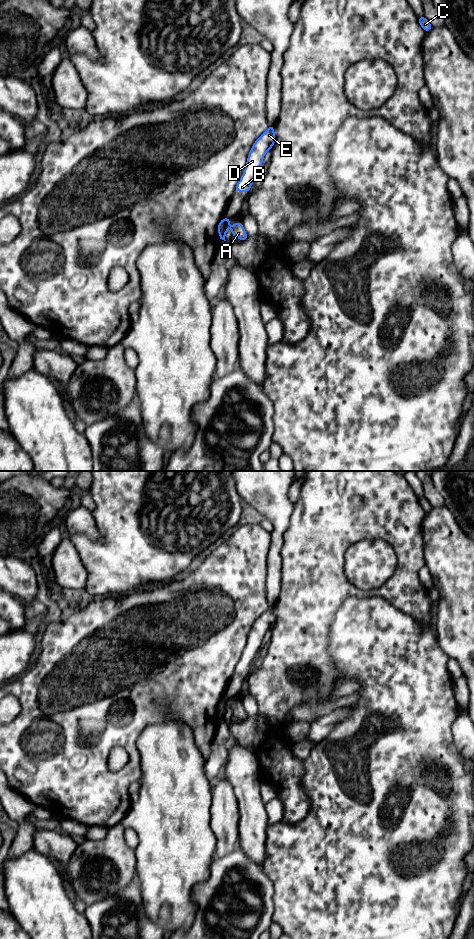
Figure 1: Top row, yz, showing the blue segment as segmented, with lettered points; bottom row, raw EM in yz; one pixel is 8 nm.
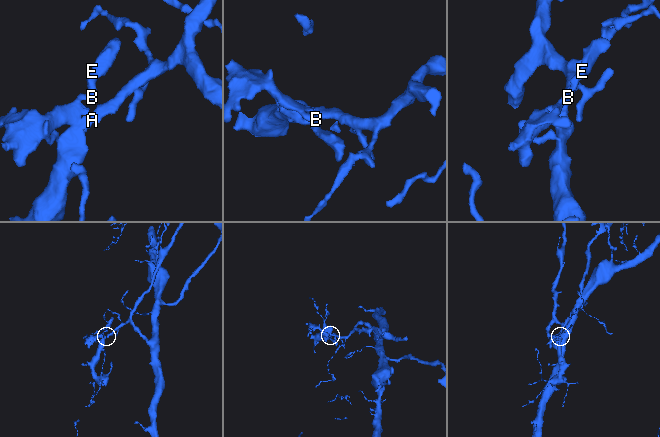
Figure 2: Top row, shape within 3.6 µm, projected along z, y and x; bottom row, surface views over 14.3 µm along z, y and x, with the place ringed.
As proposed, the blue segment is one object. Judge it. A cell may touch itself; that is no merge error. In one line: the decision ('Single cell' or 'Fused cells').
Fused cells

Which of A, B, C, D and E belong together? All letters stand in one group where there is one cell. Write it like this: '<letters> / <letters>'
A C / B D E

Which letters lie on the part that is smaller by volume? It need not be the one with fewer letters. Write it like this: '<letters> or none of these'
B, D, E

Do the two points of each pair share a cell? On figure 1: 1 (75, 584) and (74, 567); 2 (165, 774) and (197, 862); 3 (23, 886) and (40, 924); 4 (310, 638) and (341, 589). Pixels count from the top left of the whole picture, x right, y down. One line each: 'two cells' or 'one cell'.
1: one cell
2: one cell
3: one cell
4: one cell

